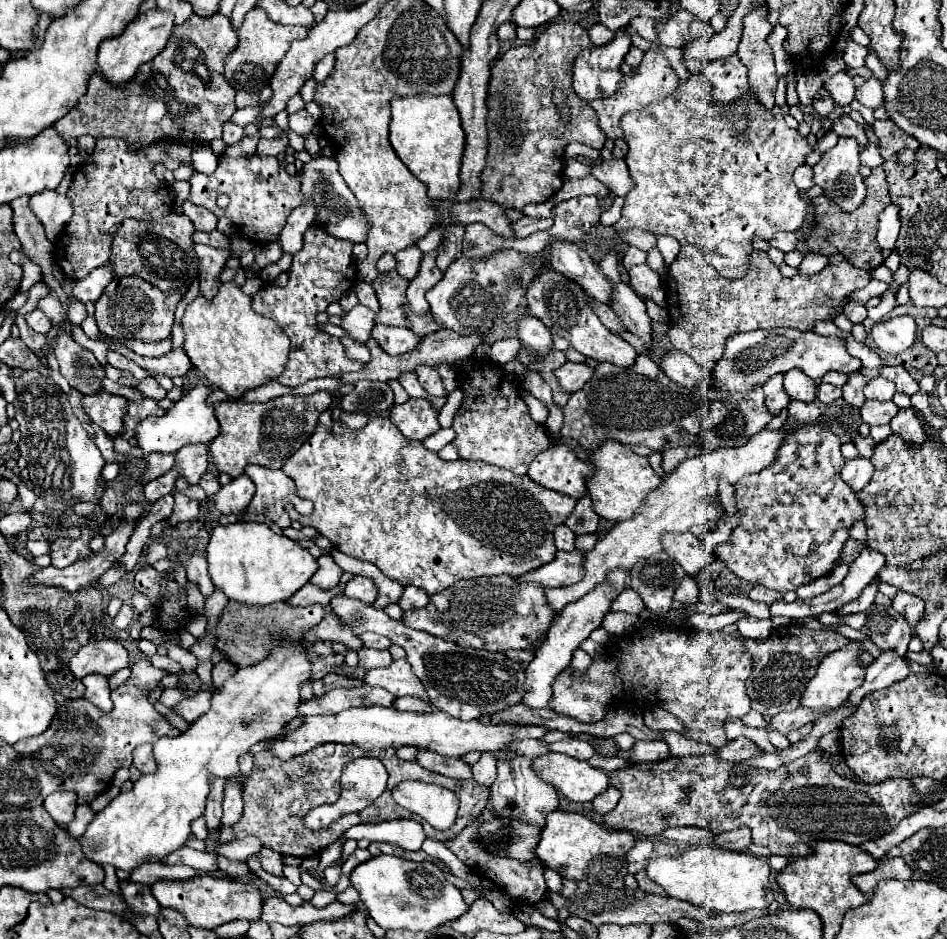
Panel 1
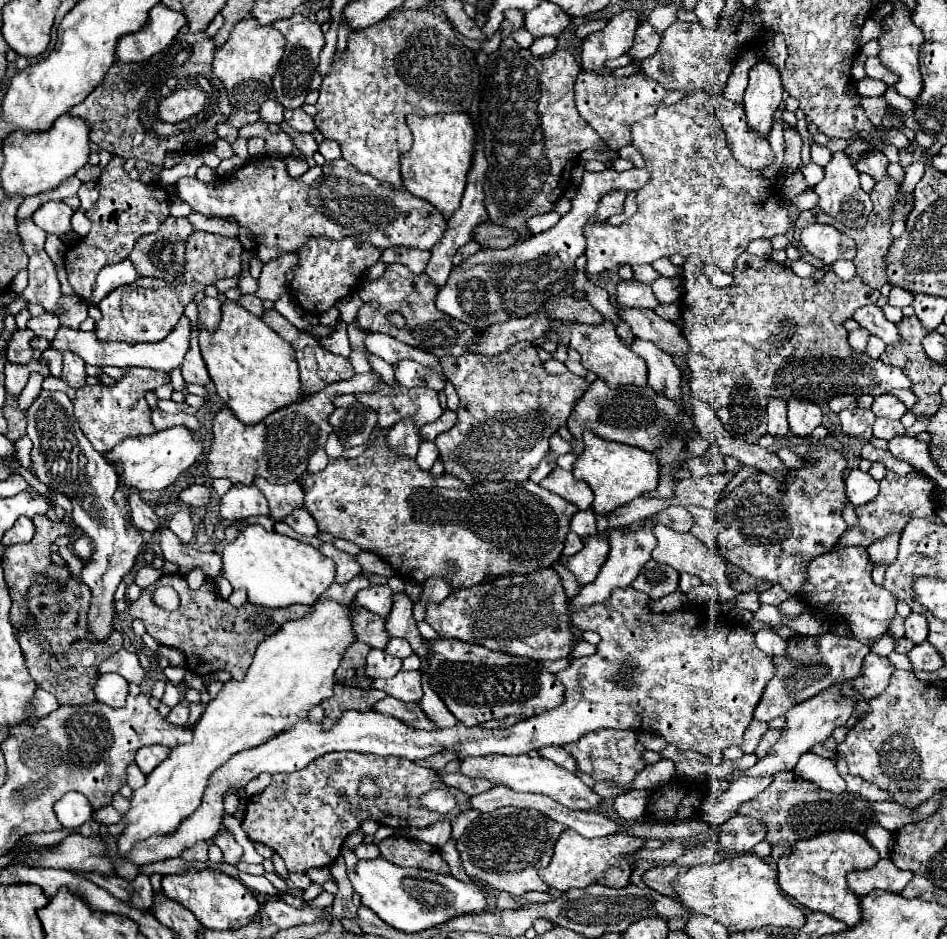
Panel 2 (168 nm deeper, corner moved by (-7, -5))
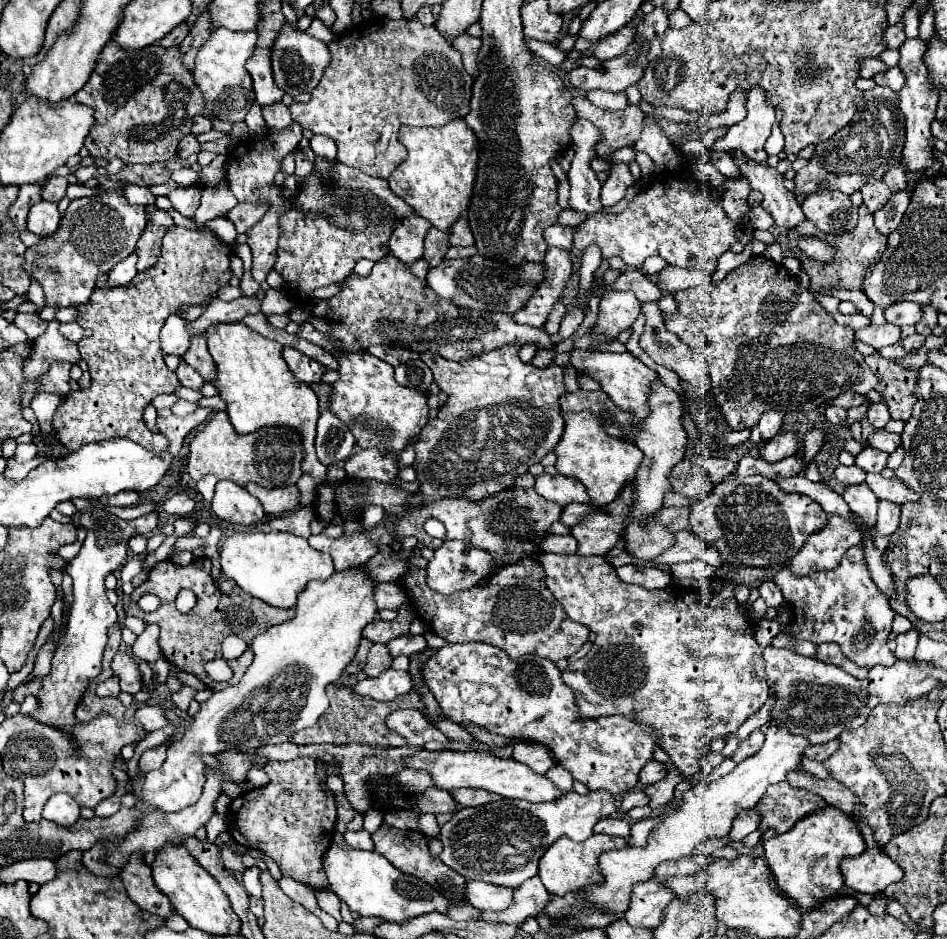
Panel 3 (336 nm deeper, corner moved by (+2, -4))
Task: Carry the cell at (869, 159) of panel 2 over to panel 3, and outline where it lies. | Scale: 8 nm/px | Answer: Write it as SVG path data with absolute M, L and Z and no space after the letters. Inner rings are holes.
M873 180L873 182L865 182L861 194L863 194L863 204L869 208L869 212L875 212L889 200L891 190L885 184L885 180Z

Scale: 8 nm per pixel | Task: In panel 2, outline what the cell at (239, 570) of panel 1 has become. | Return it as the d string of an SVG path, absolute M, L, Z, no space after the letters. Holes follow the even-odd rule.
M248 525L236 537L236 541L224 547L222 557L224 557L224 577L232 583L234 589L246 589L250 603L262 607L286 607L294 603L312 605L334 583L334 575L336 575L336 563L326 555L322 555L318 549L314 549L308 543L296 541L292 537L266 531L262 525Z

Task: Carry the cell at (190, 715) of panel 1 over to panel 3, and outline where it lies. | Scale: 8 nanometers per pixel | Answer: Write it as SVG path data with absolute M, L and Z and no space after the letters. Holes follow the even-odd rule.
M141 706L139 710L137 710L137 714L135 714L135 718L137 718L137 722L147 730L147 732L151 732L151 730L159 730L159 728L165 728L167 724L169 724L169 720L167 720L167 710L165 708L161 708L161 706Z

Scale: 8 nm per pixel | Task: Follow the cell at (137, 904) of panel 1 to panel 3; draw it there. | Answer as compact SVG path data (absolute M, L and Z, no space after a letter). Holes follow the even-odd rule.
M33 858L33 860L21 860L11 864L9 868L1 868L1 878L9 884L17 880L27 880L27 882L37 882L45 884L57 876L57 862L49 858Z

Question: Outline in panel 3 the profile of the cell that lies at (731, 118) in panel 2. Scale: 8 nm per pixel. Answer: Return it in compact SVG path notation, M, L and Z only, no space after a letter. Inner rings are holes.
M729 154L741 176L751 184L751 188L763 194L763 208L771 212L777 226L789 230L805 220L797 198L783 186L783 174L771 168L767 162L749 162L745 154Z

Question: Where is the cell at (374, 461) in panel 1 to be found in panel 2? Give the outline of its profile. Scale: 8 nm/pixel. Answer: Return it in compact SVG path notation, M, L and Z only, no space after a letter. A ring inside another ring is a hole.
M378 437L376 443L372 447L368 447L360 457L356 459L336 459L336 461L330 461L326 465L324 471L316 473L316 475L302 475L300 479L300 485L304 487L306 491L306 499L304 499L304 507L312 513L312 517L316 519L318 523L318 529L324 531L324 533L330 533L334 537L340 537L340 539L348 539L356 545L360 545L364 551L372 551L376 555L380 555L394 571L398 571L398 575L406 581L418 581L418 583L424 583L426 577L434 577L434 575L442 575L442 577L448 577L452 587L454 589L460 589L460 587L470 587L470 585L476 585L476 583L484 583L484 581L490 581L490 579L496 579L496 577L502 577L502 575L508 575L508 573L516 573L516 575L526 575L538 567L552 567L558 559L562 559L562 547L564 547L564 539L568 535L568 525L570 525L570 519L574 517L574 513L578 511L574 507L574 503L542 489L540 485L532 483L530 479L528 481L522 481L522 483L506 483L506 497L502 497L502 483L492 483L492 495L478 495L478 493L470 493L470 487L466 487L460 479L454 479L452 475L442 475L442 477L432 477L428 471L420 471L418 465L412 461L412 459L402 459L398 455L394 455L394 451L390 451L384 443L384 437ZM450 561L456 563L456 569L450 569Z

